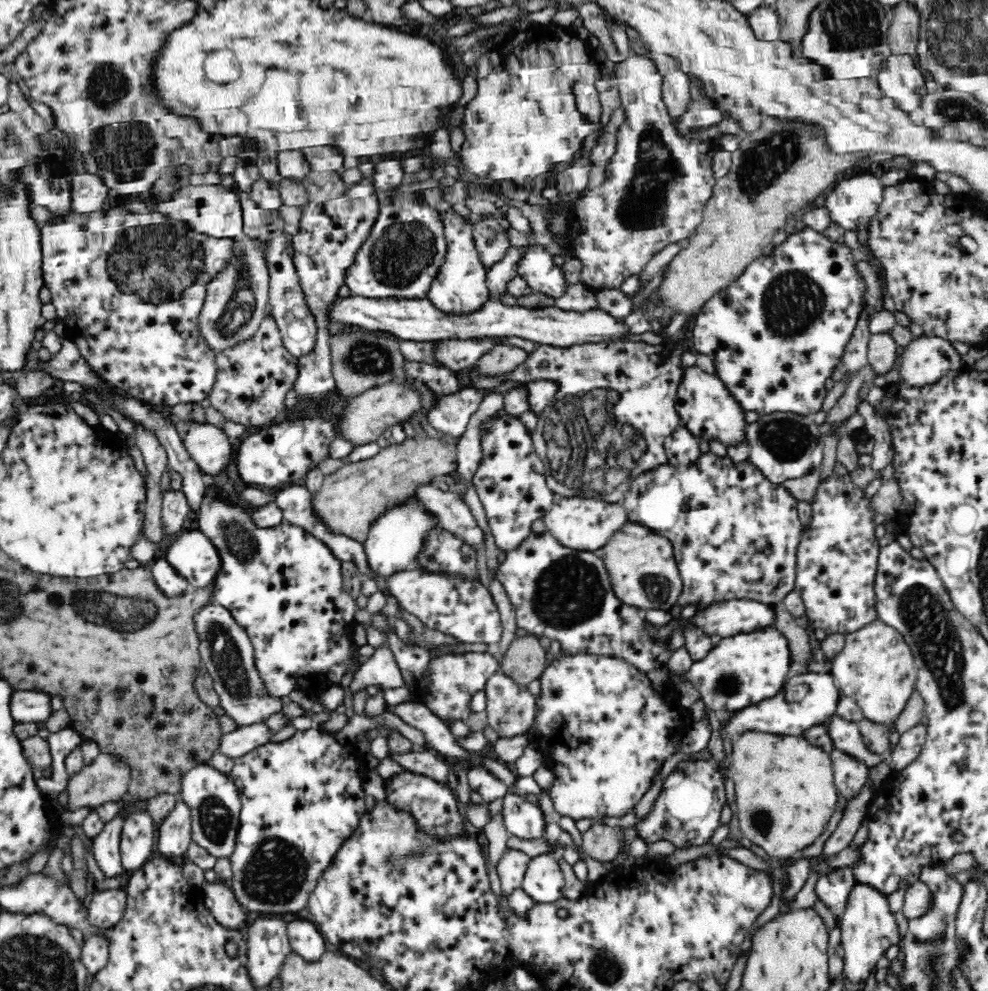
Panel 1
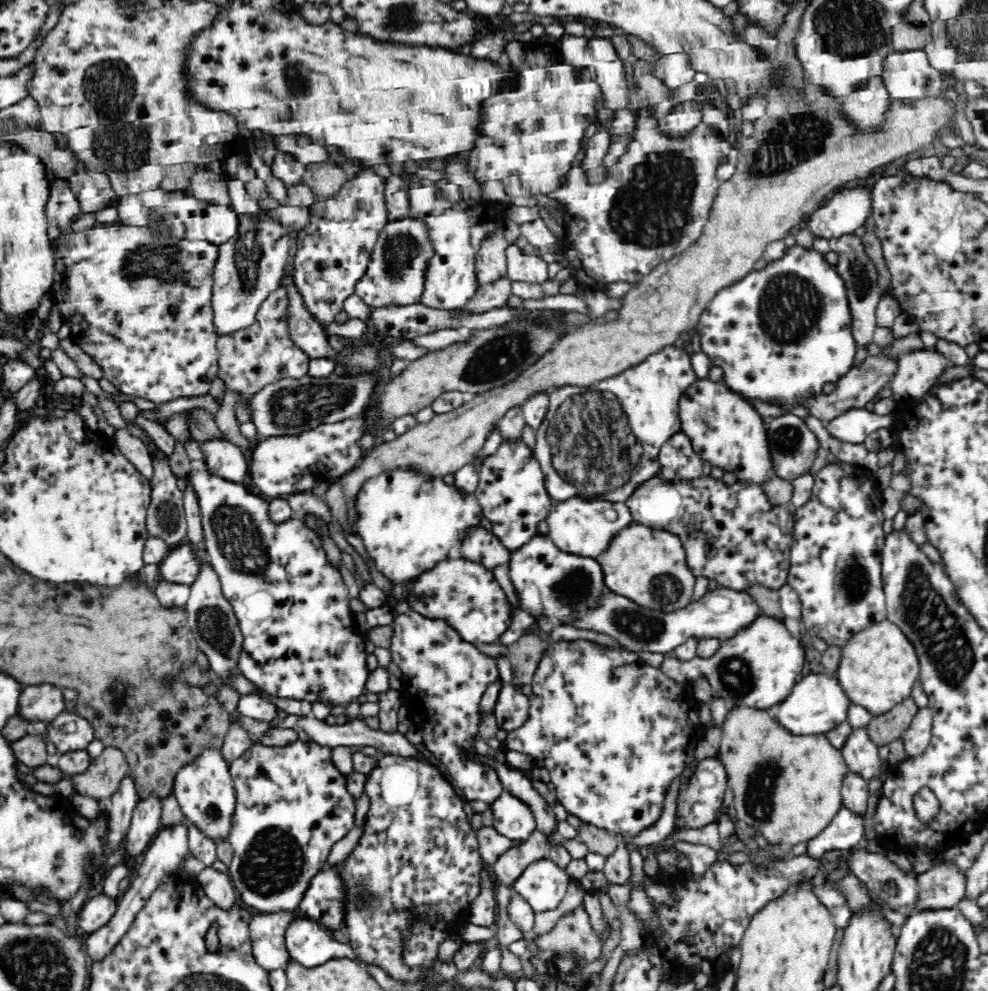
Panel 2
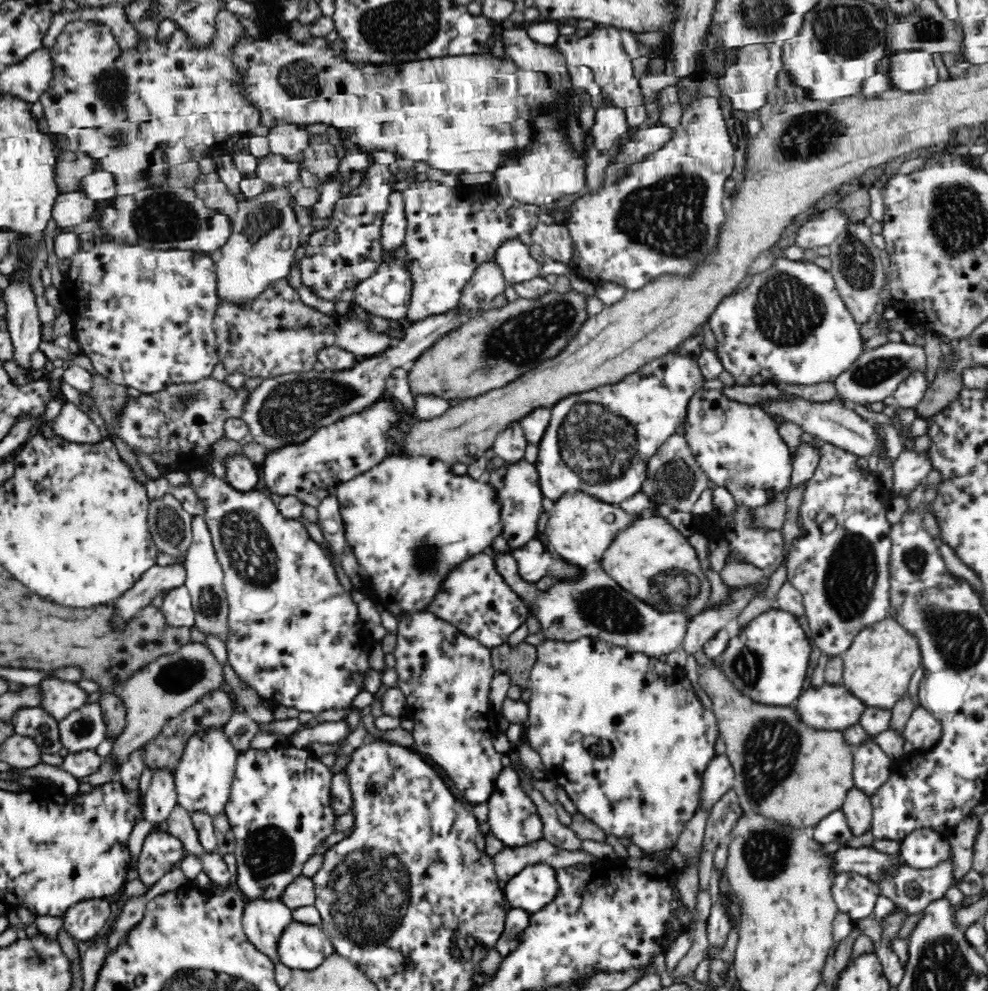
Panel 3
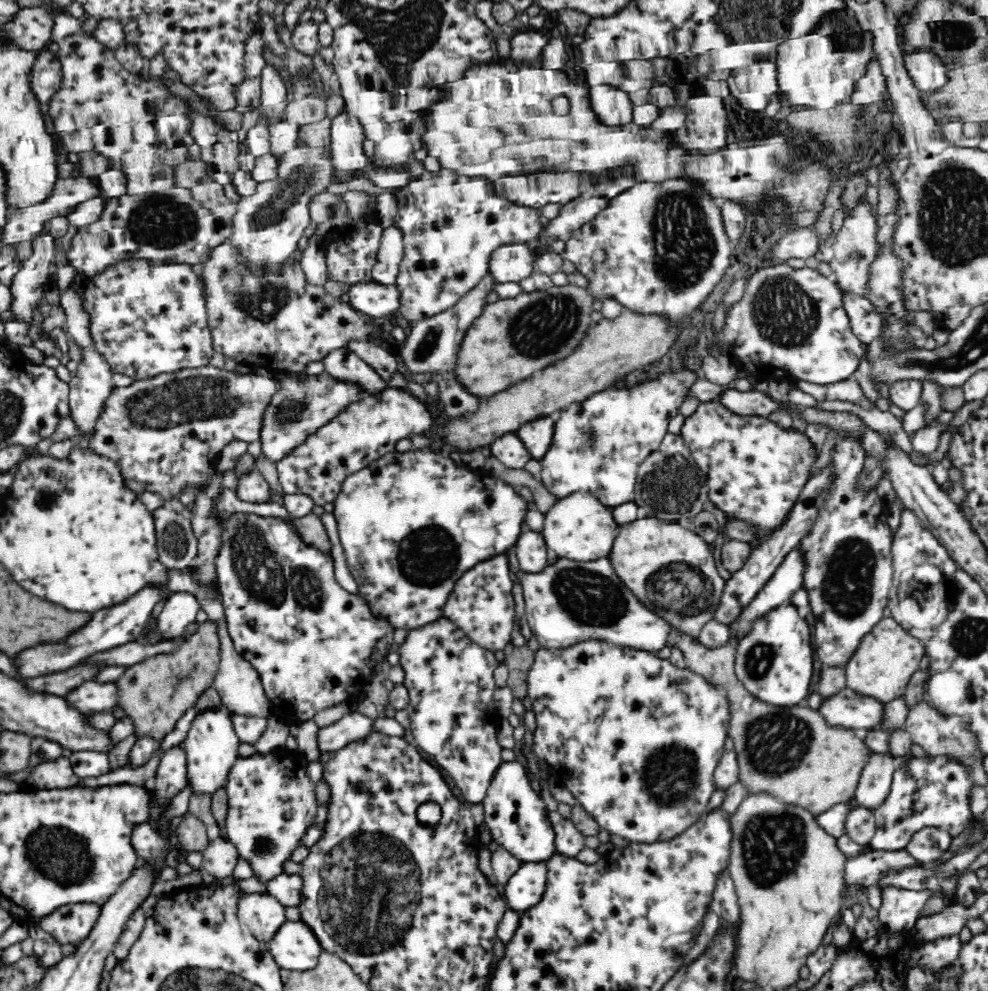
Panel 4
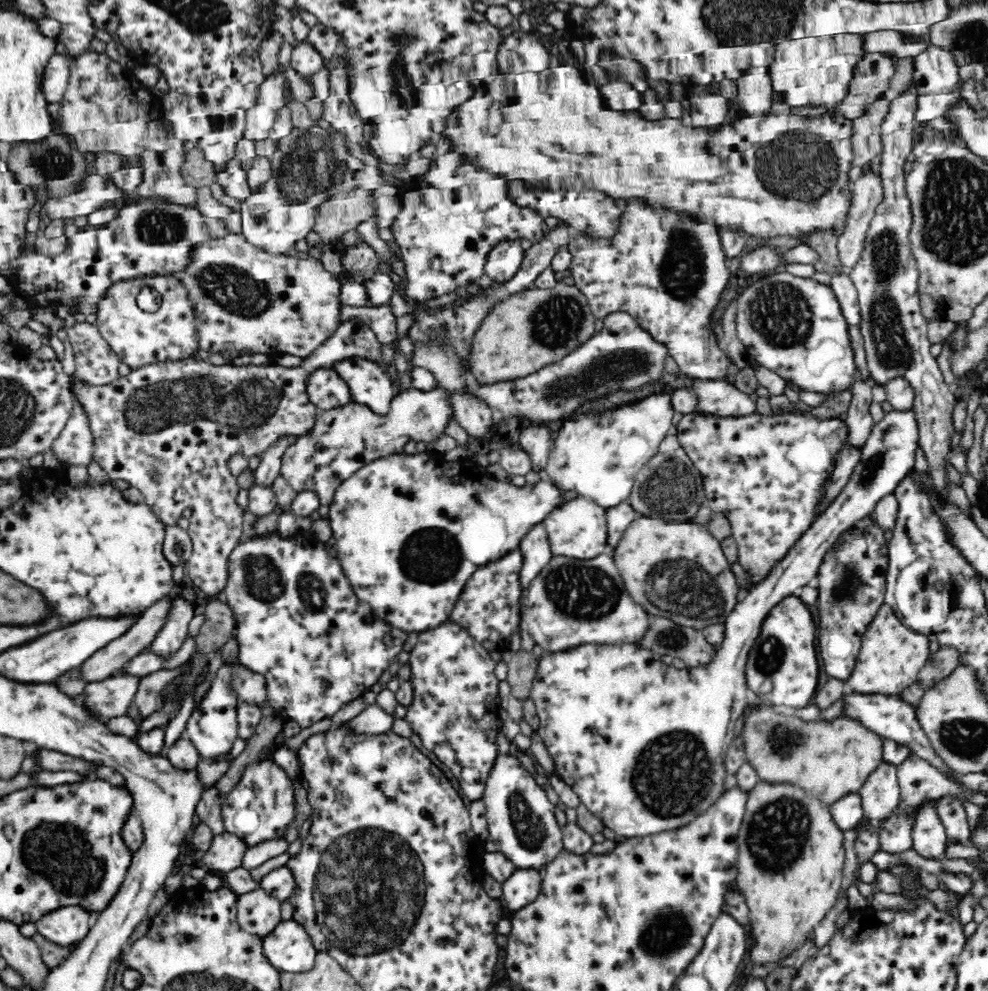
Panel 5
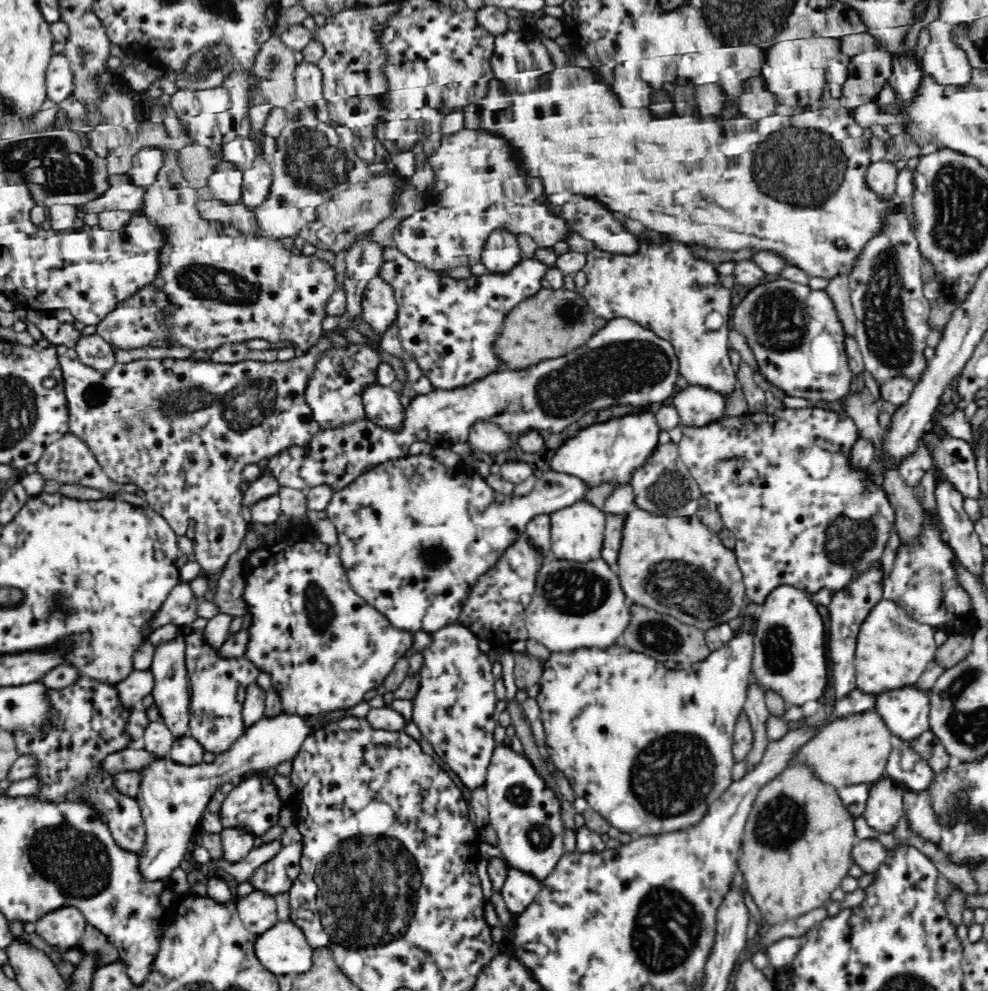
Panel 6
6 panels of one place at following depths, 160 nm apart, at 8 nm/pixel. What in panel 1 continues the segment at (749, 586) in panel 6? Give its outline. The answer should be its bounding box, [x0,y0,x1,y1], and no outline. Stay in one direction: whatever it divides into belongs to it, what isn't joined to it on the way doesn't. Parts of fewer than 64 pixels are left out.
[675,366,748,448]

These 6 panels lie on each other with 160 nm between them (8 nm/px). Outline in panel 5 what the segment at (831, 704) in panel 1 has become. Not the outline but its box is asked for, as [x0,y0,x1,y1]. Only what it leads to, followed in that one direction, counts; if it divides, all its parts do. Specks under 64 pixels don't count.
[844,693,969,790]

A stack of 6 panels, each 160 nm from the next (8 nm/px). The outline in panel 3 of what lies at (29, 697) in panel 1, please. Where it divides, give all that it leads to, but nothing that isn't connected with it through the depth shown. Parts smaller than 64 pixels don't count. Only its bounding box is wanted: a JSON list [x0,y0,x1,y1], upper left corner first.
[40,677,91,721]

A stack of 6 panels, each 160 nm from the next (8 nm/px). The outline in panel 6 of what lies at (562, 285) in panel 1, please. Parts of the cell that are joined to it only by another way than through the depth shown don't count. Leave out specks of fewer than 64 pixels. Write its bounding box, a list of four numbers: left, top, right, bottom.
[481,230,522,273]

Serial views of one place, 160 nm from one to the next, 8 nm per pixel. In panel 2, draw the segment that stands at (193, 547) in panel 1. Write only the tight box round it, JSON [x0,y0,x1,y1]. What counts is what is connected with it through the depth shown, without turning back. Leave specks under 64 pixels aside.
[156,542,198,586]

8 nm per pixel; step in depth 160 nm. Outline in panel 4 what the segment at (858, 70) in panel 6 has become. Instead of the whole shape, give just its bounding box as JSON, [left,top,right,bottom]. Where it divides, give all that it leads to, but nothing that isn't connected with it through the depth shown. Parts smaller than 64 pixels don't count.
[849,59,887,108]

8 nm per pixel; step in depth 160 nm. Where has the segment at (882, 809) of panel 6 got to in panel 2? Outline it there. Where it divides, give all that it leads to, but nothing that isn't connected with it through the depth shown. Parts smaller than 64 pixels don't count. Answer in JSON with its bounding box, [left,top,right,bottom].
[841,728,886,783]

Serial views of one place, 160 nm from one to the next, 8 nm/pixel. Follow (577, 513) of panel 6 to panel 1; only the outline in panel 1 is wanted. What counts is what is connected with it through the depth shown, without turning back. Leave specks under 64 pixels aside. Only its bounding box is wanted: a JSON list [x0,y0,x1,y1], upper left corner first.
[543,497,628,552]

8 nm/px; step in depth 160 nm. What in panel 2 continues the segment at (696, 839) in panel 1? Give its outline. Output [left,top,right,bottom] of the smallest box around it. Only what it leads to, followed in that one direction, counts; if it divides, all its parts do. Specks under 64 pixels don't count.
[675,757,728,828]

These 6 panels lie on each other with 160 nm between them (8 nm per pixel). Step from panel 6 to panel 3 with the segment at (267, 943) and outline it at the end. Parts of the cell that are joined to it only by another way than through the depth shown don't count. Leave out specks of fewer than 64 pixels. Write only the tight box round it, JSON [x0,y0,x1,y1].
[277,920,334,970]

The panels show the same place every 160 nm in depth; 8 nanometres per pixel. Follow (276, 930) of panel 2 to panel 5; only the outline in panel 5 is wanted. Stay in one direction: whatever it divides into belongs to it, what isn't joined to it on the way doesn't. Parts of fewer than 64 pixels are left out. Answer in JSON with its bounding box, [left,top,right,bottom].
[237,887,282,936]

